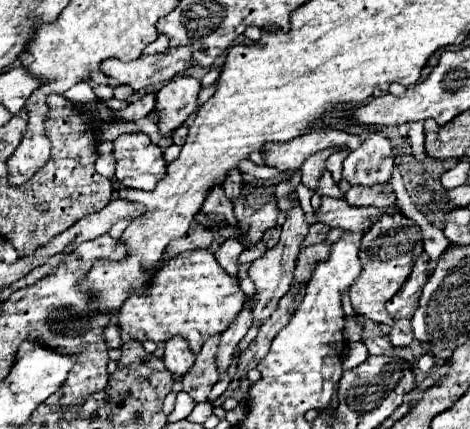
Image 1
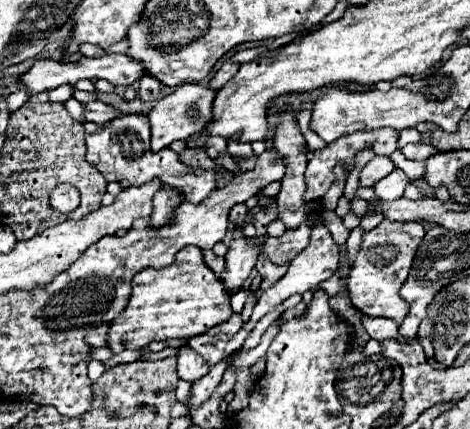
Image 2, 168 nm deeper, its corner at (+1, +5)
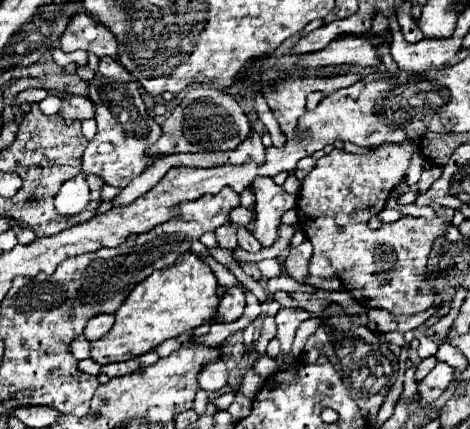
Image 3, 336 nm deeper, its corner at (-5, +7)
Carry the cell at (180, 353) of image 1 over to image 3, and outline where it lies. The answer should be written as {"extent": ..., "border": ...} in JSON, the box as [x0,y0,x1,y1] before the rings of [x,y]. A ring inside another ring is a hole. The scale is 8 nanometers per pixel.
{"extent":[199,361,229,391],"border":[[[213,361],[213,365],[205,365],[203,371],[199,371],[199,387],[205,391],[217,391],[229,381],[229,371],[225,367],[225,361]]]}

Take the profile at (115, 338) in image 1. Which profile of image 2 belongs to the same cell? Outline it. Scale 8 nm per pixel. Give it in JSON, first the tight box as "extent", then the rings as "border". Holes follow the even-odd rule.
{"extent":[85,325,107,347],"border":[[[101,325],[101,327],[95,327],[93,331],[87,333],[85,341],[91,345],[91,347],[105,347],[105,339],[107,339],[107,325]]]}

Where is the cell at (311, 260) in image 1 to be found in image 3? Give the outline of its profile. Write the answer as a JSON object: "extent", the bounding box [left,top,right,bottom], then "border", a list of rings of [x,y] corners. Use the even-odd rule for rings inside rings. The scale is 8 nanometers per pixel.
{"extent":[297,141,445,315],"border":[[[409,141],[379,145],[379,149],[369,149],[363,155],[333,149],[303,179],[297,205],[299,225],[313,246],[309,275],[321,278],[339,275],[343,287],[363,307],[387,309],[393,315],[417,315],[433,307],[435,297],[425,281],[425,265],[435,237],[445,231],[445,221],[439,217],[425,221],[405,215],[375,231],[361,221],[369,221],[385,207],[391,189],[407,173],[413,153],[415,147]],[[357,218],[361,221],[356,221]]]}

